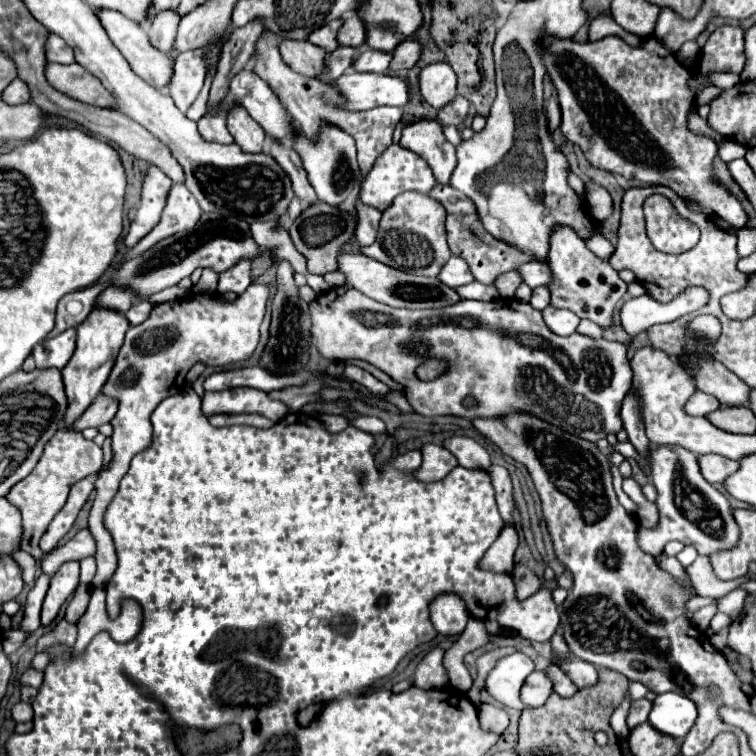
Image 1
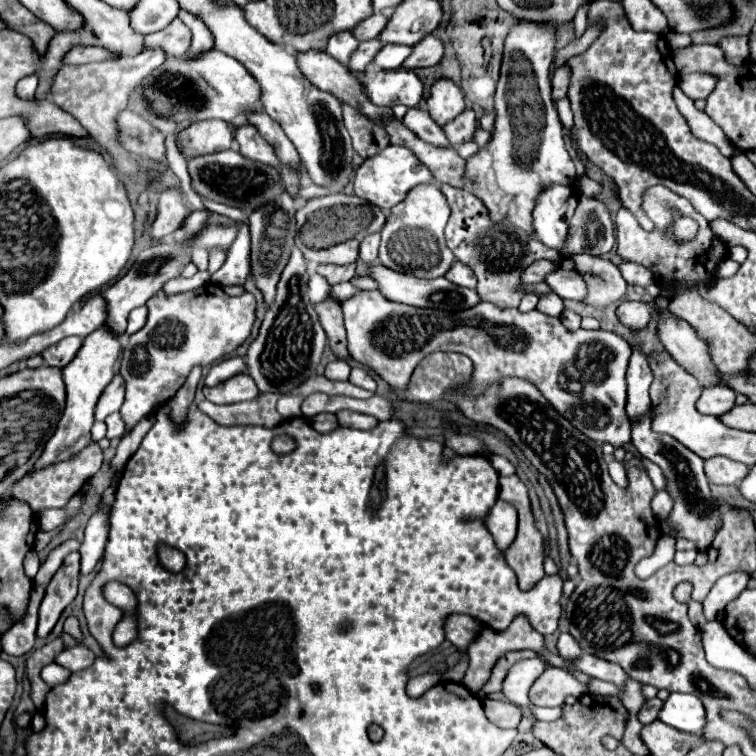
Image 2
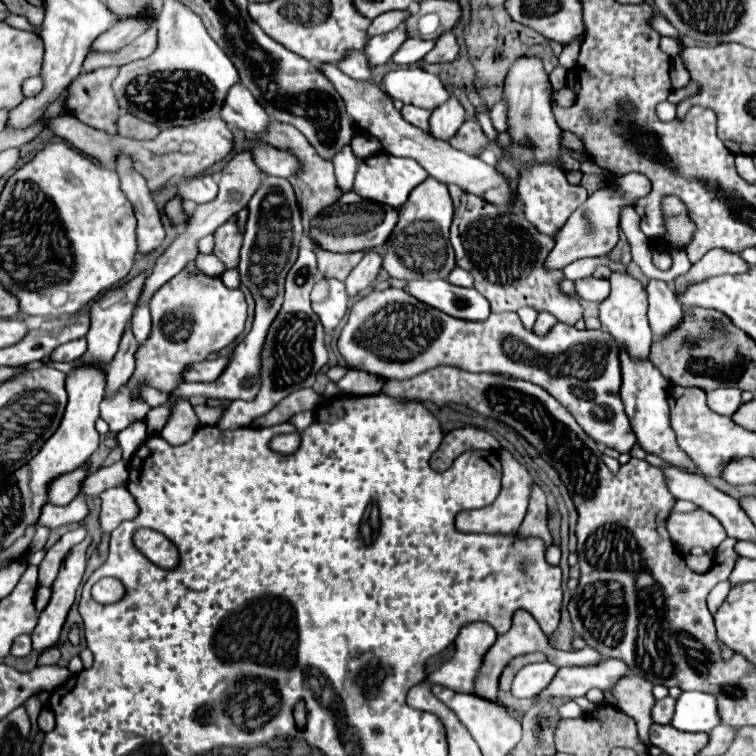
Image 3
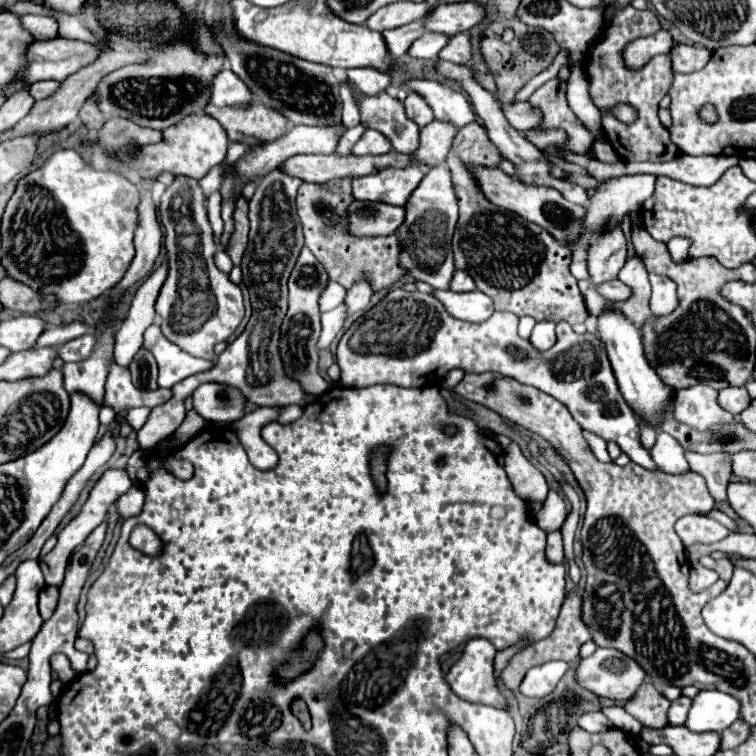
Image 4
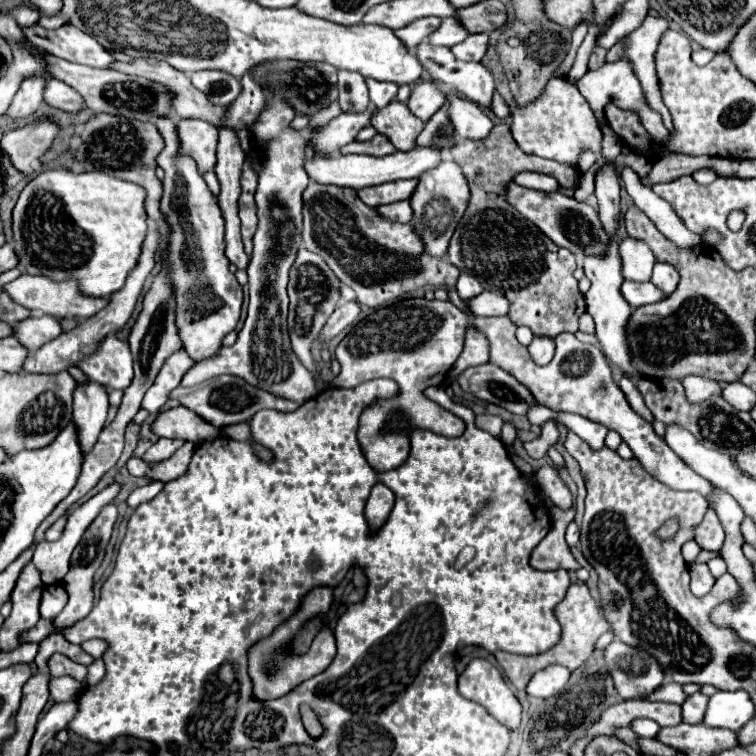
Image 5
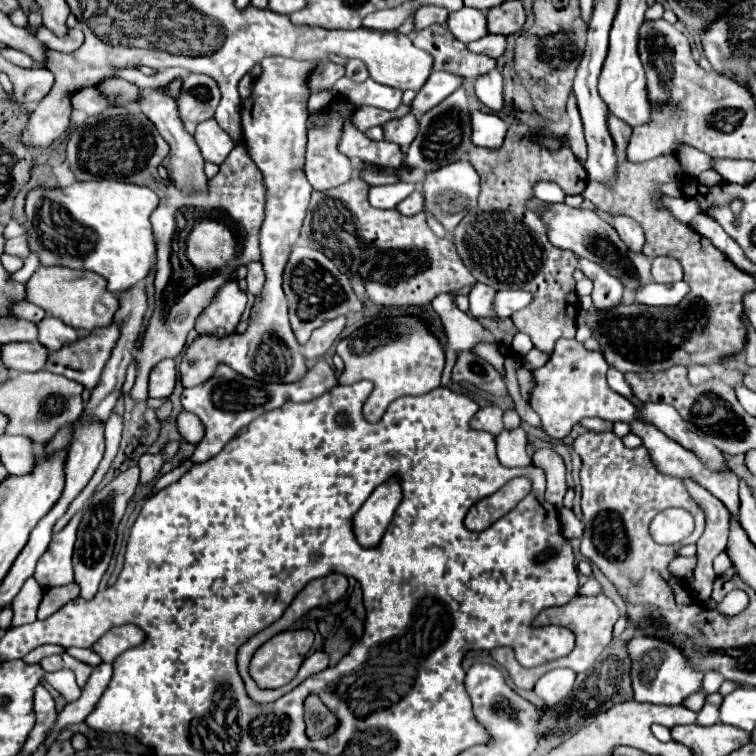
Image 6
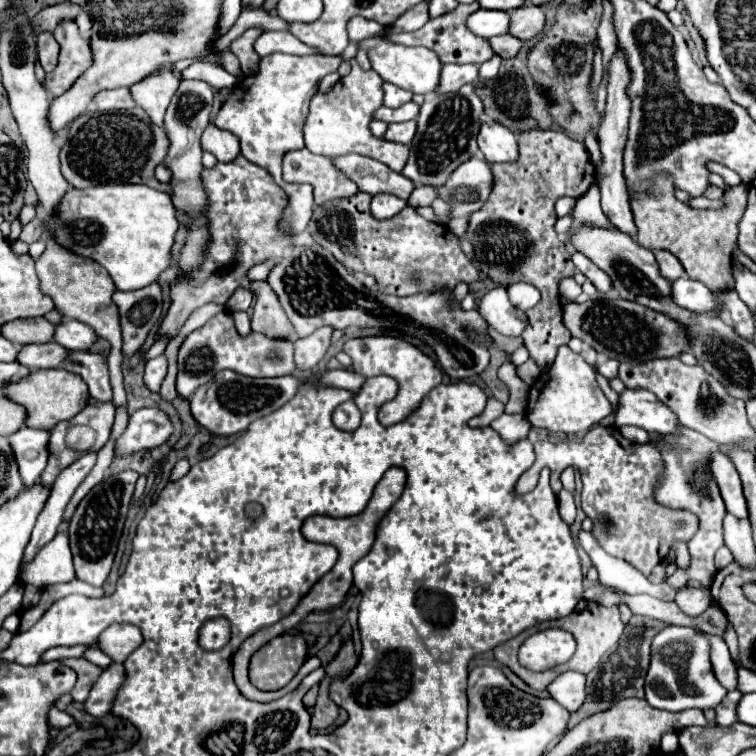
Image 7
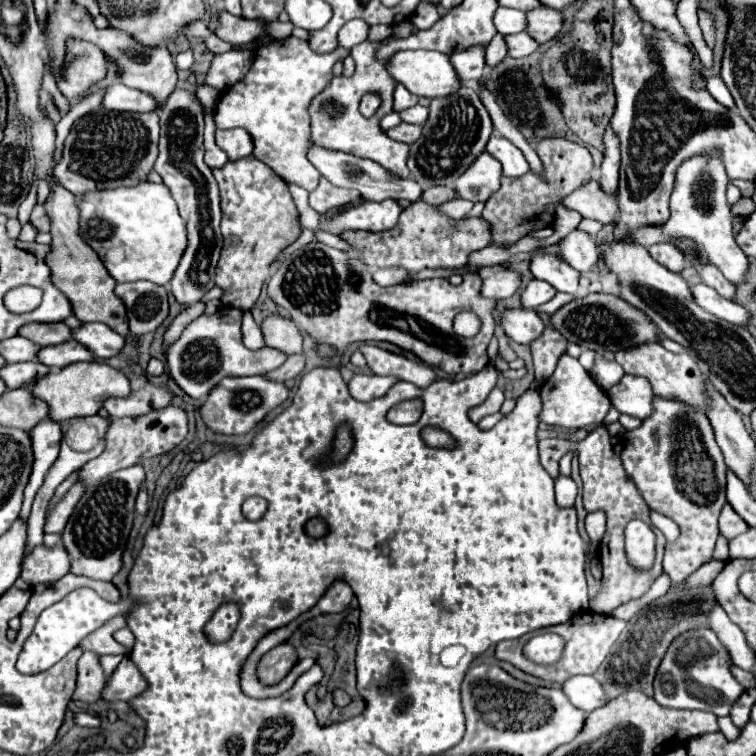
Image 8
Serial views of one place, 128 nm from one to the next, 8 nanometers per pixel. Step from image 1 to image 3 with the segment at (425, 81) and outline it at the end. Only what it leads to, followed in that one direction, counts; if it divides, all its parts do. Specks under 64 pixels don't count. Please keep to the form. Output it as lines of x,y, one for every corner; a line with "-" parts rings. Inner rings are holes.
452,96
452,100
448,100
448,104
442,104
440,108
432,110
430,116
430,134
440,138
440,140
448,140
464,122
464,108
460,104
460,100
456,96

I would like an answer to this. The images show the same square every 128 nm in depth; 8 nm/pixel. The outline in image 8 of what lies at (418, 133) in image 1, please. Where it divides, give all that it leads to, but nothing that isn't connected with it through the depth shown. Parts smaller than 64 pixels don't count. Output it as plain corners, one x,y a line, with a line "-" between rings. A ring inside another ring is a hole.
470,48
466,52
458,52
450,56
452,66
456,68
456,74
460,76
460,82
466,84
470,80
482,80
484,74
484,50
482,48

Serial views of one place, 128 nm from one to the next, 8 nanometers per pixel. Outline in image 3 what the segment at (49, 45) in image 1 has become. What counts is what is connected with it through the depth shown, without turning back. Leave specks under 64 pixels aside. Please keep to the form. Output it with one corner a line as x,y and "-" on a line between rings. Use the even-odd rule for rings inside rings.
150,28
142,36
138,36
132,44
116,52
90,52
82,64
82,70
92,72
100,66
124,66
128,62
148,58
154,50
156,50
156,28

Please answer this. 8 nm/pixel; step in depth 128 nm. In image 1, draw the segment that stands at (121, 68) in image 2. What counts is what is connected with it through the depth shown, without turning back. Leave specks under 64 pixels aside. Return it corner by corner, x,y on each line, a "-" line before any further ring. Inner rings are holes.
160,12
160,16
156,16
156,20
152,22
152,26
148,30
152,44
162,52
170,52
174,38
176,38
178,24
180,24
178,12
-
46,64
46,80
60,92
100,108
106,108
114,102
110,92
100,84
96,76
86,72
80,64

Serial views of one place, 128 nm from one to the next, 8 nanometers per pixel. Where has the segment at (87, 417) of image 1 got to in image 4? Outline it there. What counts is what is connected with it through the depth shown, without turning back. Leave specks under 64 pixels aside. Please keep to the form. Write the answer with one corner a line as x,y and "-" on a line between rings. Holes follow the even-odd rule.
168,260
162,262
136,290
128,318
122,320
120,328
116,330
116,348
114,348
114,360
118,366
128,368
136,356
136,352
142,346
142,334
152,324
156,312
156,296
168,276

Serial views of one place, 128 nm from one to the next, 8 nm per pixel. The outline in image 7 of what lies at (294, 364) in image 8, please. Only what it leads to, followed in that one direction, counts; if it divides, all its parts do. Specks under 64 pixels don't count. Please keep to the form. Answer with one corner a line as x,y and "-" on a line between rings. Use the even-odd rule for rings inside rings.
318,328
316,332
312,332
306,338
298,338
294,342
296,348
296,366
298,370
310,370
314,366
320,364
320,360
324,358
328,346
330,346
330,338
332,338
334,328

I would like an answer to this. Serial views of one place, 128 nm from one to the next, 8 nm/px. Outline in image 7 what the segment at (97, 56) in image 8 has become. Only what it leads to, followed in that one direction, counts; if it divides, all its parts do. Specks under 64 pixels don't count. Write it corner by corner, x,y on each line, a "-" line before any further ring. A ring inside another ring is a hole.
62,20
52,34
54,38
58,38
60,46
64,46
64,56
60,56
56,70
46,74
42,84
46,92
60,96
92,64
92,52
88,40
82,38
74,20

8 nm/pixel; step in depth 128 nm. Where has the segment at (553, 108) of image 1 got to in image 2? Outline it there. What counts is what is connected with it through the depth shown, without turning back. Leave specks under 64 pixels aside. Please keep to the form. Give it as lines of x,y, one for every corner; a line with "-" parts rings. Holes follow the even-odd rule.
558,68
552,76
552,98
554,102
558,102
560,98
566,96
566,90
568,90
568,78
570,78
570,72
568,68

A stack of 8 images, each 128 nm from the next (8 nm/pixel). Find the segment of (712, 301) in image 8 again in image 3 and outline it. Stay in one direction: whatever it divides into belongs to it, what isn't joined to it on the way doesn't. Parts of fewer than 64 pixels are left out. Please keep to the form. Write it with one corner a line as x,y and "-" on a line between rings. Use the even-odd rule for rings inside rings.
594,276
574,280
574,294
584,300
596,300
602,302
610,294
610,282
608,280
598,280

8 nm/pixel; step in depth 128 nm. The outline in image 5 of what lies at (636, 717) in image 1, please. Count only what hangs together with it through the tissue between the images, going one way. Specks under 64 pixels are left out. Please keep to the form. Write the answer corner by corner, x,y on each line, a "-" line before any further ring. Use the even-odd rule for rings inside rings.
700,692
688,696
682,702
682,722
700,724
702,716
704,716
704,710
706,710
706,702
708,702
708,696
704,696

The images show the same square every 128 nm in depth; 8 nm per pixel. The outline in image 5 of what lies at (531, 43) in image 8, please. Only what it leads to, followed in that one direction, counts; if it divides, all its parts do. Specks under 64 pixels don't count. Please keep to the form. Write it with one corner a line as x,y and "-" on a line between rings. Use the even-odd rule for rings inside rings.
470,34
464,42
452,46
452,54
458,60
468,60
468,62
480,62
482,56
486,54
488,46
488,34

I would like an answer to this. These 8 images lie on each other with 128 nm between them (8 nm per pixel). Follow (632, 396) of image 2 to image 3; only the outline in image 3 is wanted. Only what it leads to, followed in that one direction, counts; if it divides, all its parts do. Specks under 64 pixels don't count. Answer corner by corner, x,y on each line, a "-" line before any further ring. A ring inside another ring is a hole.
614,272
610,276
612,292
610,296
600,304
600,322
606,332
610,332
634,360
646,360
650,346
652,346
652,332
648,326
646,310
648,310
648,296
646,290
640,286
638,280
634,280
628,272
620,274

